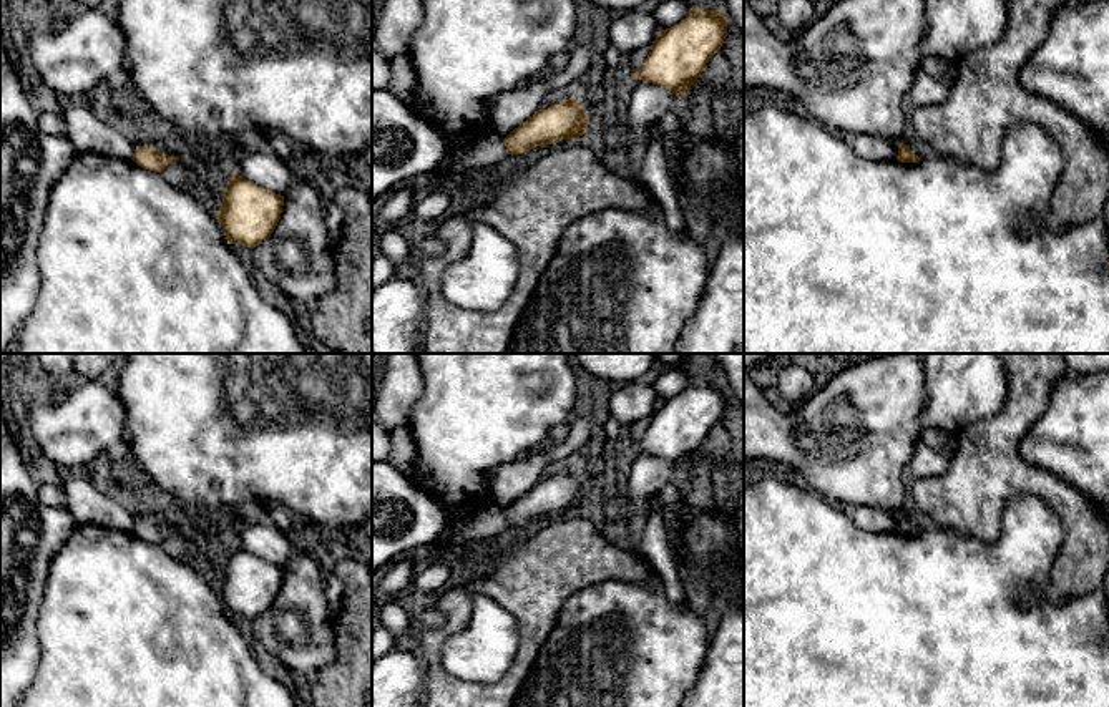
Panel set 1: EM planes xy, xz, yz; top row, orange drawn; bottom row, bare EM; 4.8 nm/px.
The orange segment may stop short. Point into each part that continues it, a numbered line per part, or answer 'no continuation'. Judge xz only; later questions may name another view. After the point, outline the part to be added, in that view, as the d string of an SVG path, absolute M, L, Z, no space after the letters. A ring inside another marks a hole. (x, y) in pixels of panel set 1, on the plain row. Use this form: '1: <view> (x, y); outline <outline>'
no continuation

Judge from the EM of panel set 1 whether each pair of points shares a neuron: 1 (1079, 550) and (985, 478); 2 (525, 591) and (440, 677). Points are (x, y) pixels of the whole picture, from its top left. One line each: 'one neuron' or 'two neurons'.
1: one neuron
2: one neuron

